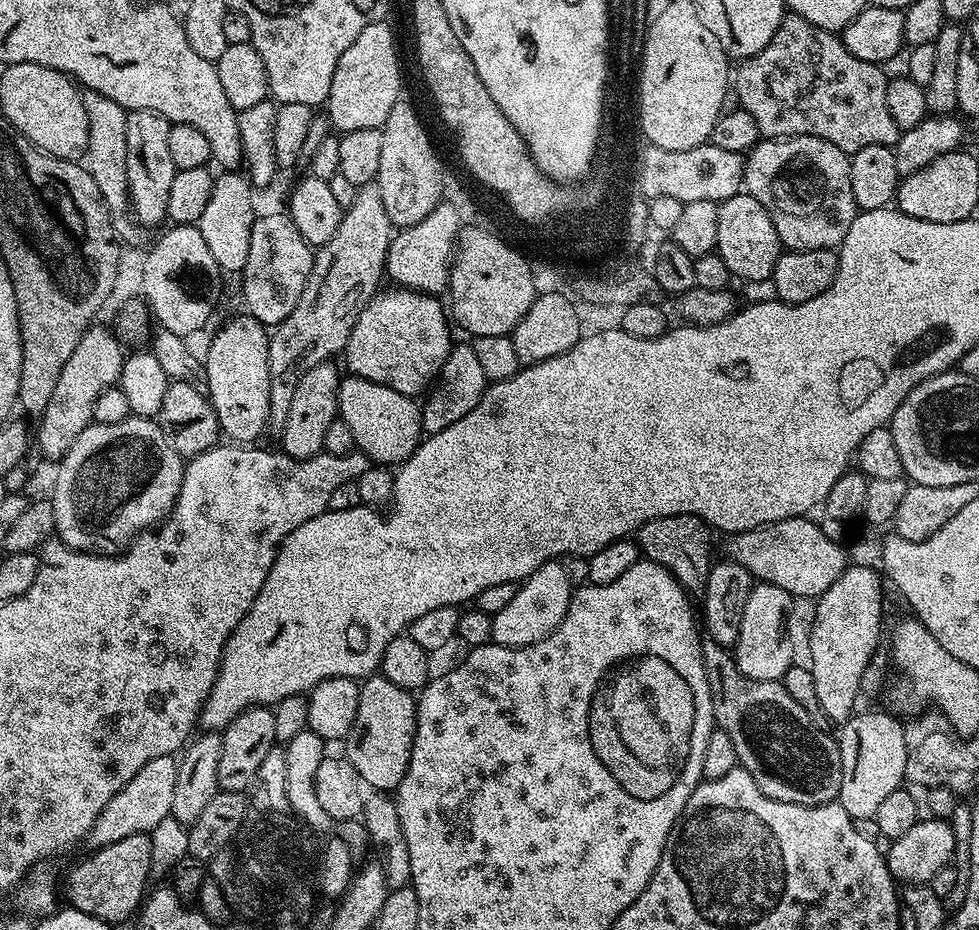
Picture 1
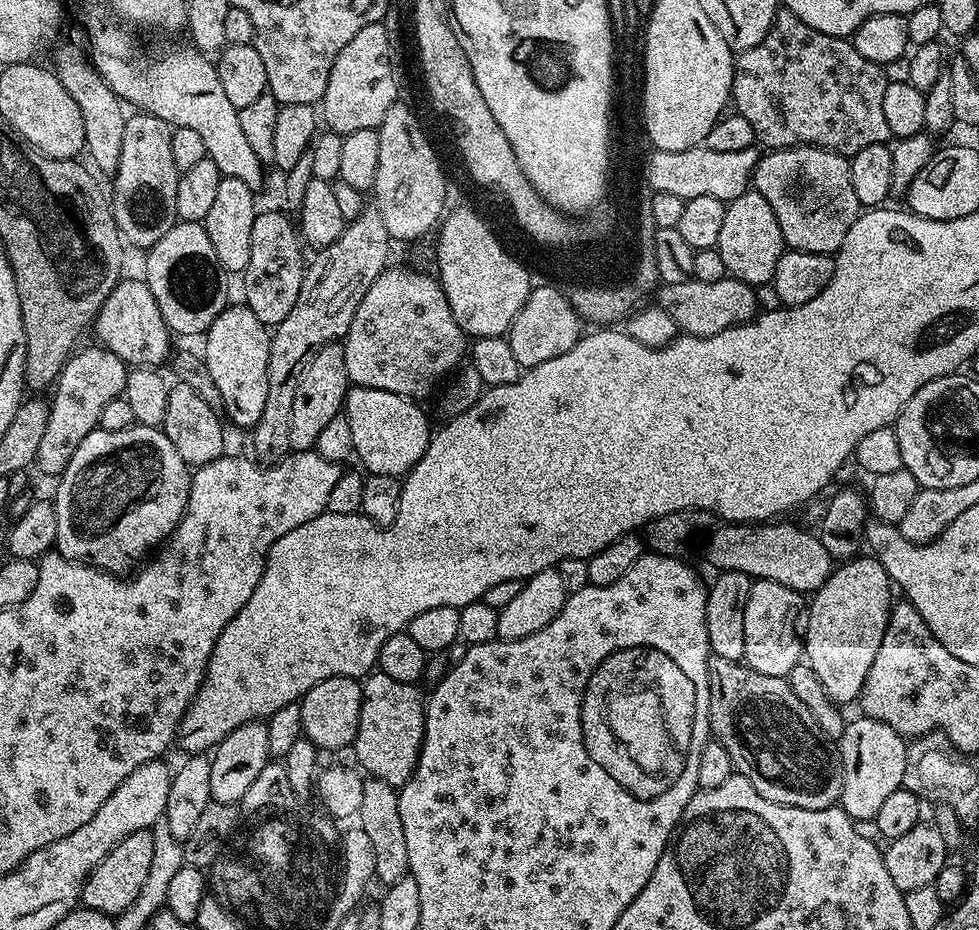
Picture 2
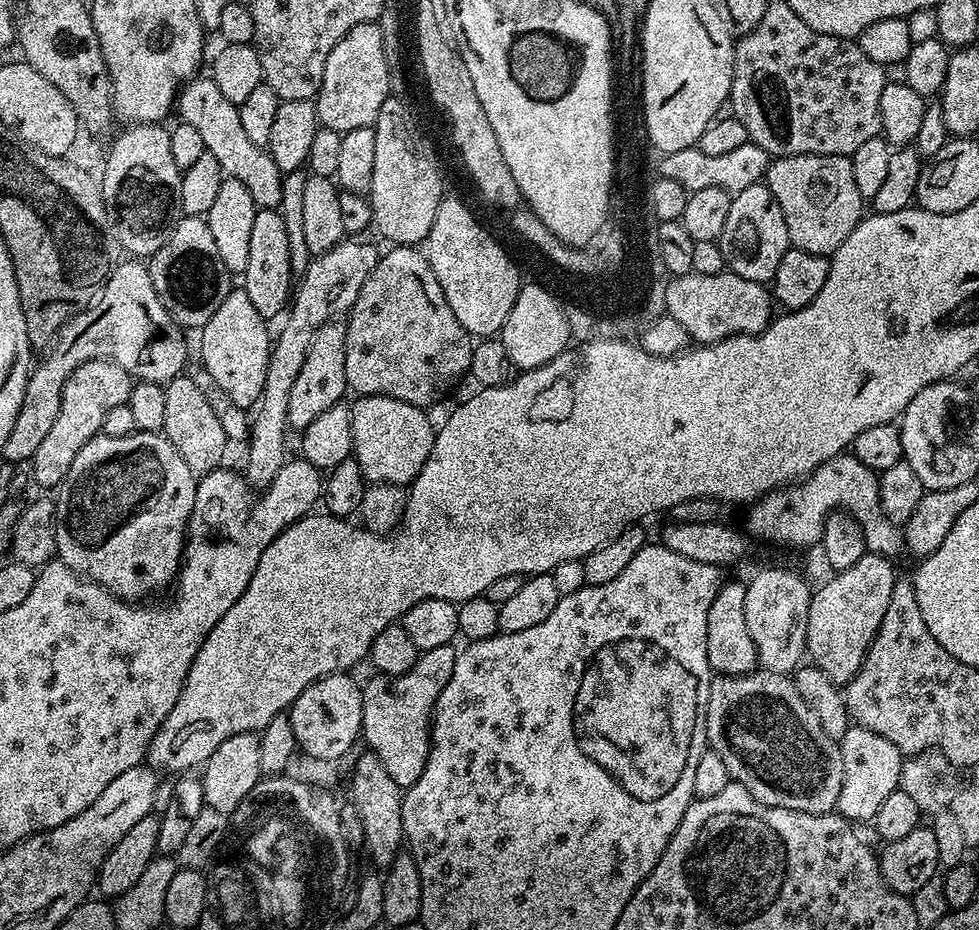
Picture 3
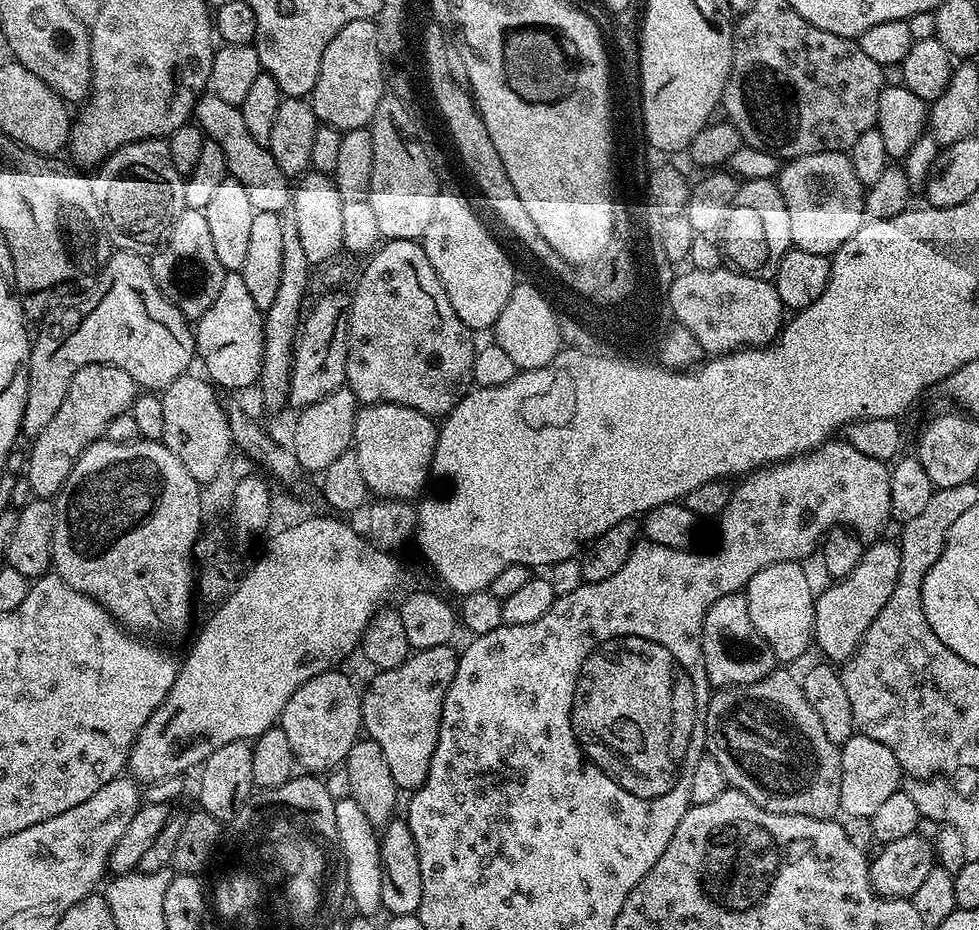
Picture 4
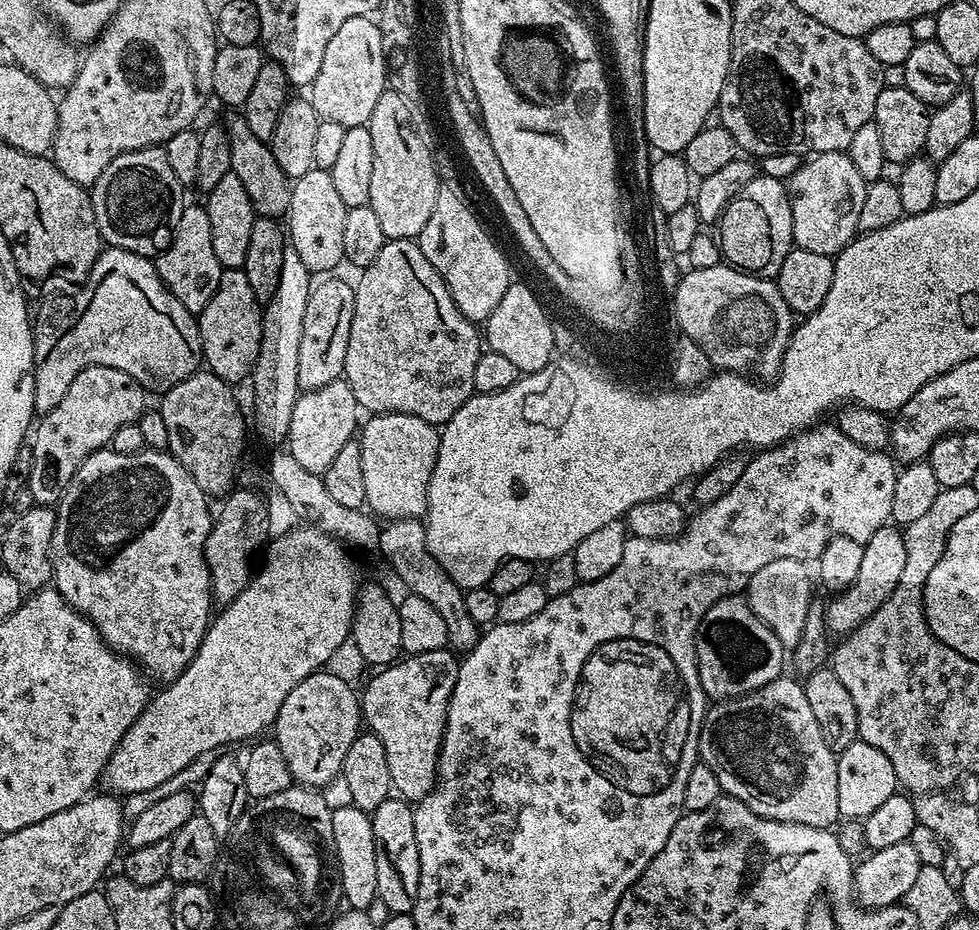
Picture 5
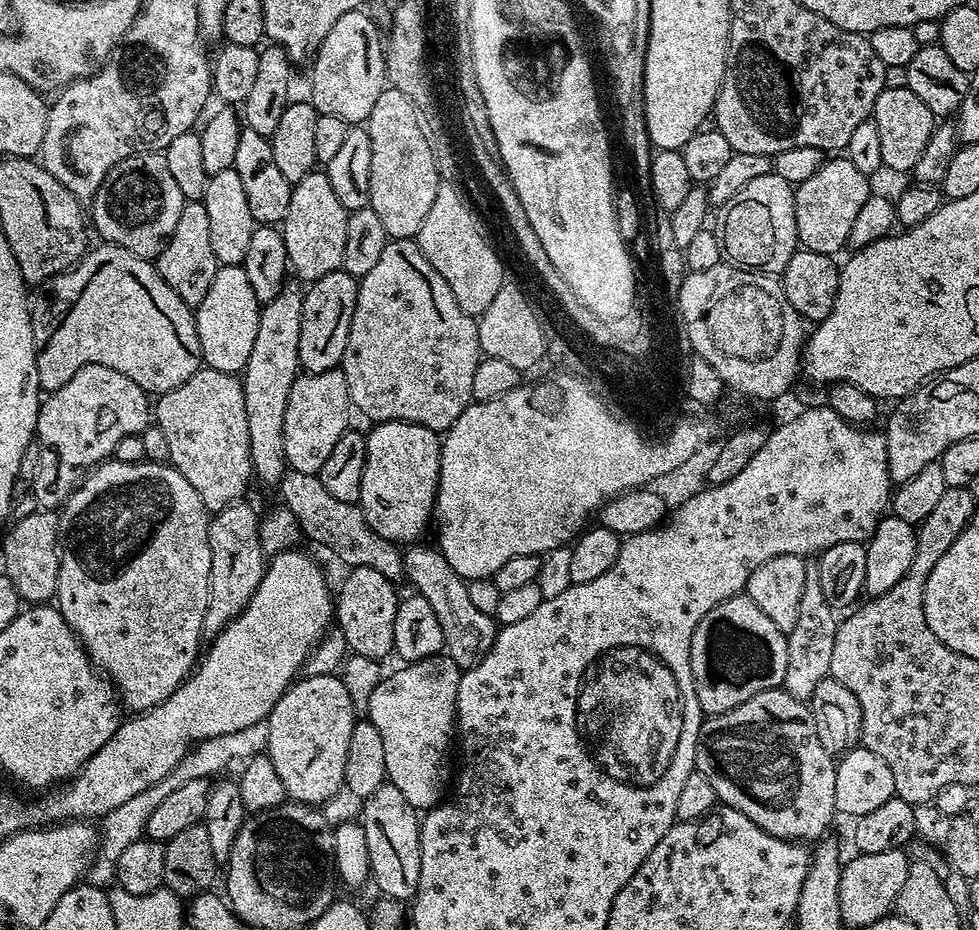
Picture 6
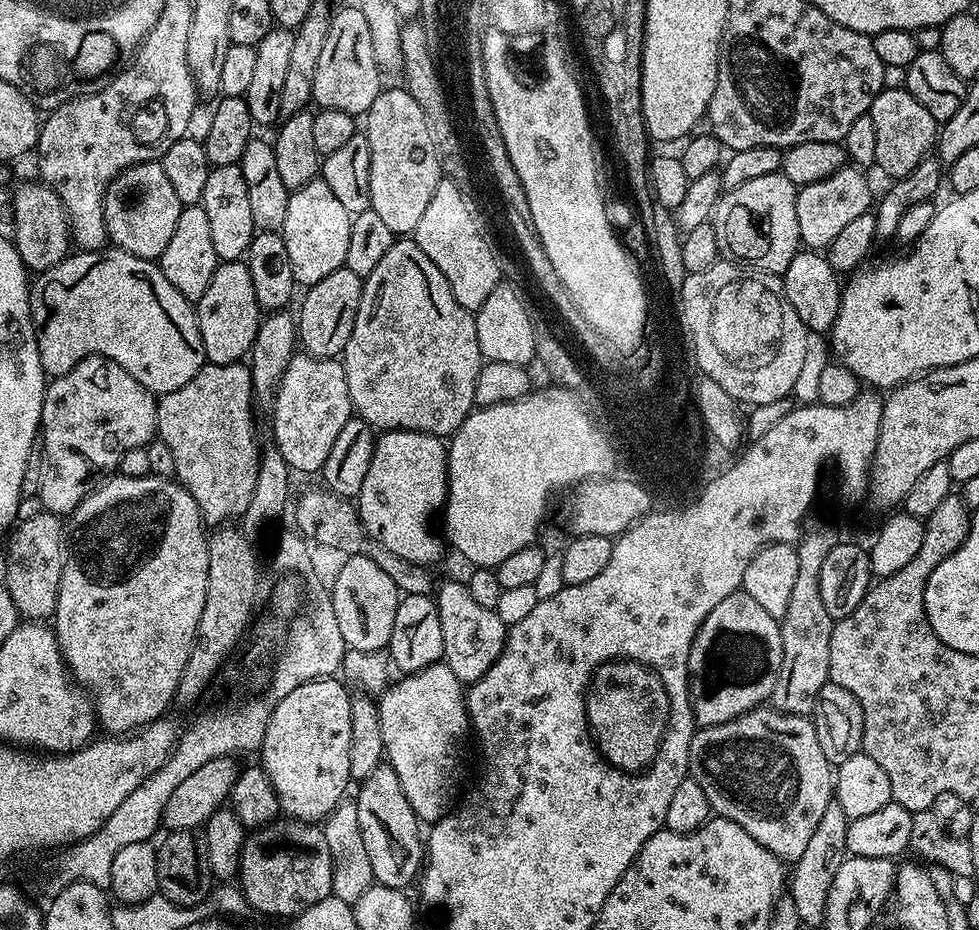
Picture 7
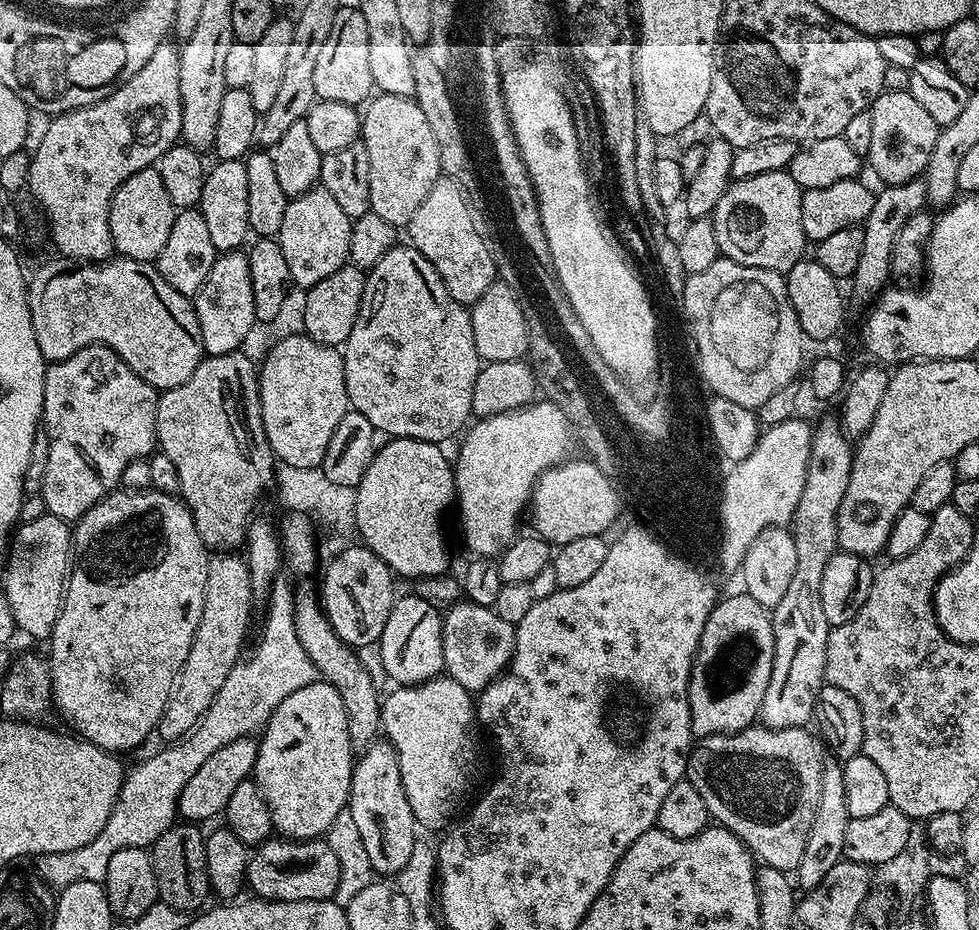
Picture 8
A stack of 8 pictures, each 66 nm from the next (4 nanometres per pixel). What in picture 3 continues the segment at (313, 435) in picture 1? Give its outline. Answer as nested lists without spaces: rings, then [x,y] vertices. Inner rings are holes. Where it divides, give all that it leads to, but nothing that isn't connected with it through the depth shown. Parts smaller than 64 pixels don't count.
[[[337,318],[324,324],[314,334],[310,342],[310,350],[306,350],[306,362],[302,362],[302,370],[298,370],[298,378],[294,378],[294,386],[290,389],[290,402],[286,402],[288,427],[302,430],[322,414],[322,410],[330,410],[330,406],[341,403],[345,399],[344,392],[349,391],[346,382],[346,334],[347,323]]]

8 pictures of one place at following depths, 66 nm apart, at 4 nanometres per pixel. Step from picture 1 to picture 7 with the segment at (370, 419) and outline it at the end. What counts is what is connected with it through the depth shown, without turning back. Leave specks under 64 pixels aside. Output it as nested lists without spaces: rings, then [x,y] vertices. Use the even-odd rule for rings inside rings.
[[[384,430],[376,436],[376,445],[370,458],[370,470],[366,470],[366,479],[358,497],[358,511],[364,528],[390,554],[406,558],[406,562],[421,566],[433,566],[440,560],[445,545],[441,537],[432,533],[428,519],[432,512],[439,513],[448,498],[448,450],[445,441],[439,436],[414,430]]]

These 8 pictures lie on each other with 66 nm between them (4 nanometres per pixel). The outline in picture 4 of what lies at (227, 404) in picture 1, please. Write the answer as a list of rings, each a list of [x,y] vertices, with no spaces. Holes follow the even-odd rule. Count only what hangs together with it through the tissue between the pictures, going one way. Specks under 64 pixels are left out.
[[[229,272],[222,282],[222,291],[218,298],[210,305],[210,310],[202,314],[202,318],[195,321],[194,335],[196,338],[196,354],[199,363],[204,363],[203,371],[207,379],[217,389],[248,388],[257,383],[262,370],[262,354],[264,353],[264,312],[254,302],[246,282],[242,282],[239,272]]]

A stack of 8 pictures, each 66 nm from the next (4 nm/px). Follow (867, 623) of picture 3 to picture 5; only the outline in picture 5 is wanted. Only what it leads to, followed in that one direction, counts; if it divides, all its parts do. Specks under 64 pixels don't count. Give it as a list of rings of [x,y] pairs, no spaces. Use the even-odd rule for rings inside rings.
[[[882,526],[874,530],[874,538],[865,542],[862,550],[862,563],[858,569],[858,578],[844,592],[833,595],[827,601],[824,617],[828,623],[829,633],[843,638],[870,616],[898,586],[898,578],[902,578],[902,569],[906,566],[906,542],[903,531],[896,526]]]

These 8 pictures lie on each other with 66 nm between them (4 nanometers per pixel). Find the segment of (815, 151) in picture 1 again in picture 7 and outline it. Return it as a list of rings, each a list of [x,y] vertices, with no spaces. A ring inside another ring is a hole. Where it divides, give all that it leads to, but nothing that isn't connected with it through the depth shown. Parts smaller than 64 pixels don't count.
[[[845,166],[818,182],[803,185],[797,191],[798,234],[800,243],[805,249],[826,250],[830,242],[834,242],[834,237],[849,222],[854,222],[854,218],[870,211],[874,204],[872,184],[864,176],[867,175],[861,169],[855,166]]]

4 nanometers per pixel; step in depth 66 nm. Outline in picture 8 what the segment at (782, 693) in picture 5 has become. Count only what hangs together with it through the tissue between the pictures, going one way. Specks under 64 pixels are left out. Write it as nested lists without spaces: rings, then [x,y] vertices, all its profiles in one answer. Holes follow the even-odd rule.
[[[753,726],[728,736],[701,736],[690,749],[686,773],[694,790],[702,794],[709,817],[719,827],[731,830],[761,865],[789,874],[795,873],[802,862],[802,850],[806,850],[806,838],[810,838],[810,826],[814,826],[818,810],[822,760],[816,757],[817,737],[808,731],[807,727]]]

